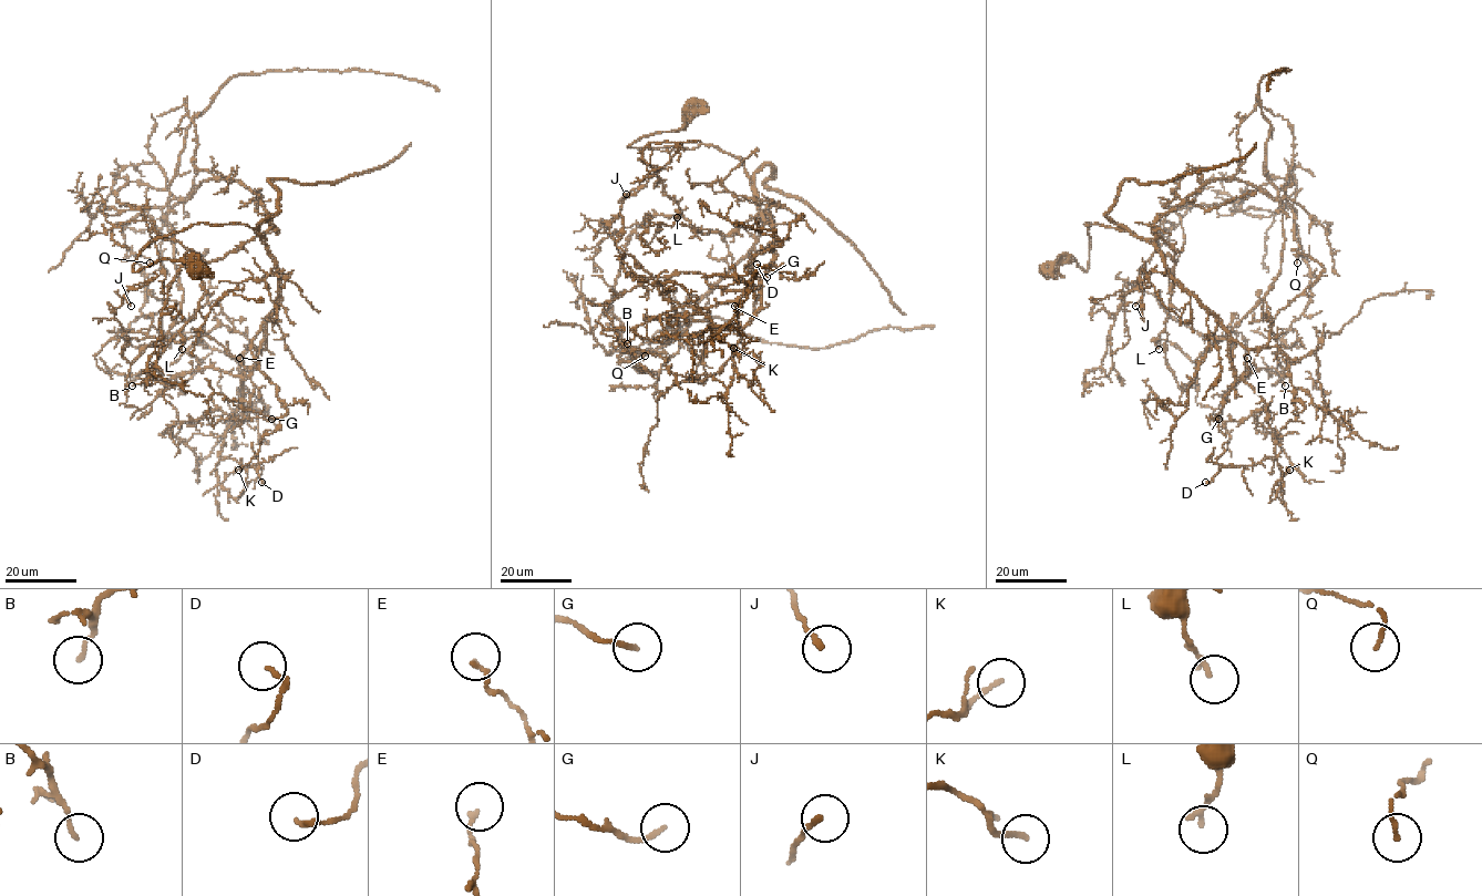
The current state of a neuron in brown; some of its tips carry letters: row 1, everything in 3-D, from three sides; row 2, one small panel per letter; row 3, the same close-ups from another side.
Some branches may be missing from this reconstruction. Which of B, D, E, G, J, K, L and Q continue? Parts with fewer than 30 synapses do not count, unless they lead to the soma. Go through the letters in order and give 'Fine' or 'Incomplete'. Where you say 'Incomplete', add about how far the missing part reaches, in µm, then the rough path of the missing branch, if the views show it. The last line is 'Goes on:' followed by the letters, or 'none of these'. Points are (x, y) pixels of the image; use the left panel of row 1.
B: Fine
D: Fine
E: Fine
G: Fine
J: Fine
K: Fine
L: Incomplete. Missing length about 20 µm. Course of what is missing: (182, 349), (182, 364), (192, 377), (199, 398), (196, 400)
Q: Fine
Goes on: L

